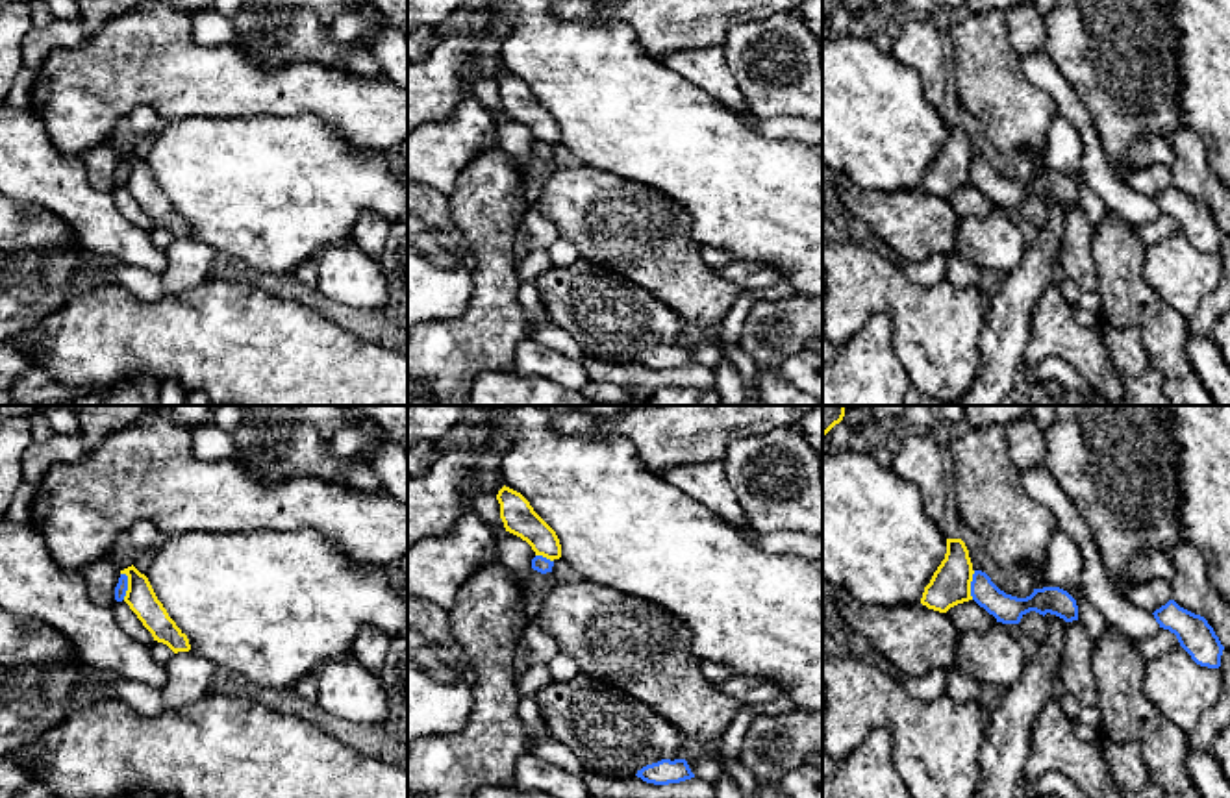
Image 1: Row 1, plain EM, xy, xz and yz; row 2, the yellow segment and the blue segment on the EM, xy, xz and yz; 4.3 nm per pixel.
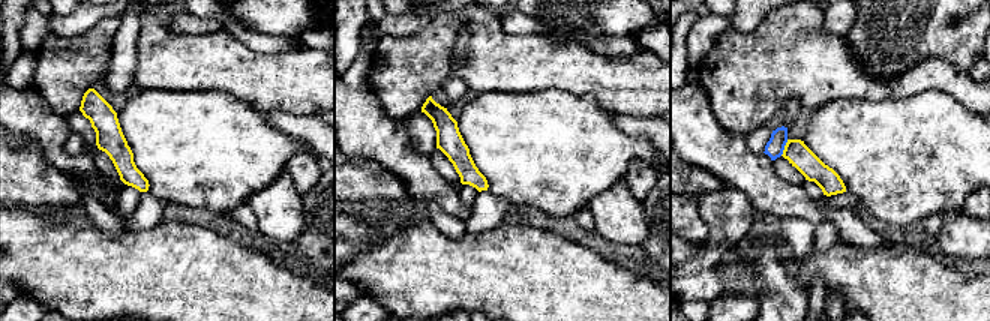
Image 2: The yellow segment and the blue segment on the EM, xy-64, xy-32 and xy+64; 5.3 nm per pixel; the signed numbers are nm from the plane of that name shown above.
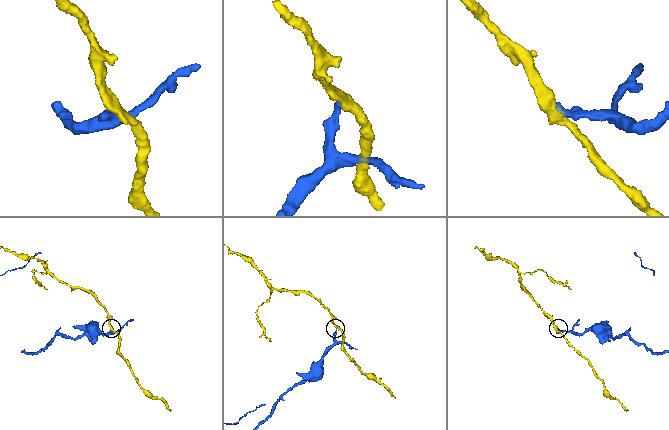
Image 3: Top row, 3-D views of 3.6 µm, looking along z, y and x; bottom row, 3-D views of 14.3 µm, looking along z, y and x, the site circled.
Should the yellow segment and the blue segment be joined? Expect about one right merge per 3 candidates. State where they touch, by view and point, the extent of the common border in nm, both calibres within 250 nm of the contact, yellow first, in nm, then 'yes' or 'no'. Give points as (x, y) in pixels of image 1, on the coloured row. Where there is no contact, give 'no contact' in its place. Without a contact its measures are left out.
xy (128, 586) | 120 nm | 130/50 nm | no

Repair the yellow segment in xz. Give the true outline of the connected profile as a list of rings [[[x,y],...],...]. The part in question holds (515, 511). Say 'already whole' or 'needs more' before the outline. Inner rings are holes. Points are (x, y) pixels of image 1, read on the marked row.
already whole; [[[504,485],[496,500],[506,531],[526,541],[535,555],[550,561],[561,557],[561,544],[556,531],[533,511],[521,493]]]

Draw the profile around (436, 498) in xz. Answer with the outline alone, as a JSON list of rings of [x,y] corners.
[[[493,435],[474,452],[448,450],[428,472],[408,476],[408,546],[448,533],[472,509],[476,493],[498,494],[504,487],[498,463],[509,443],[506,435]]]

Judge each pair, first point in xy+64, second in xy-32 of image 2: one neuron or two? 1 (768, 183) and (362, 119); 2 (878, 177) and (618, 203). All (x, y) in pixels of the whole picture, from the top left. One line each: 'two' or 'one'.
1: one
2: two

